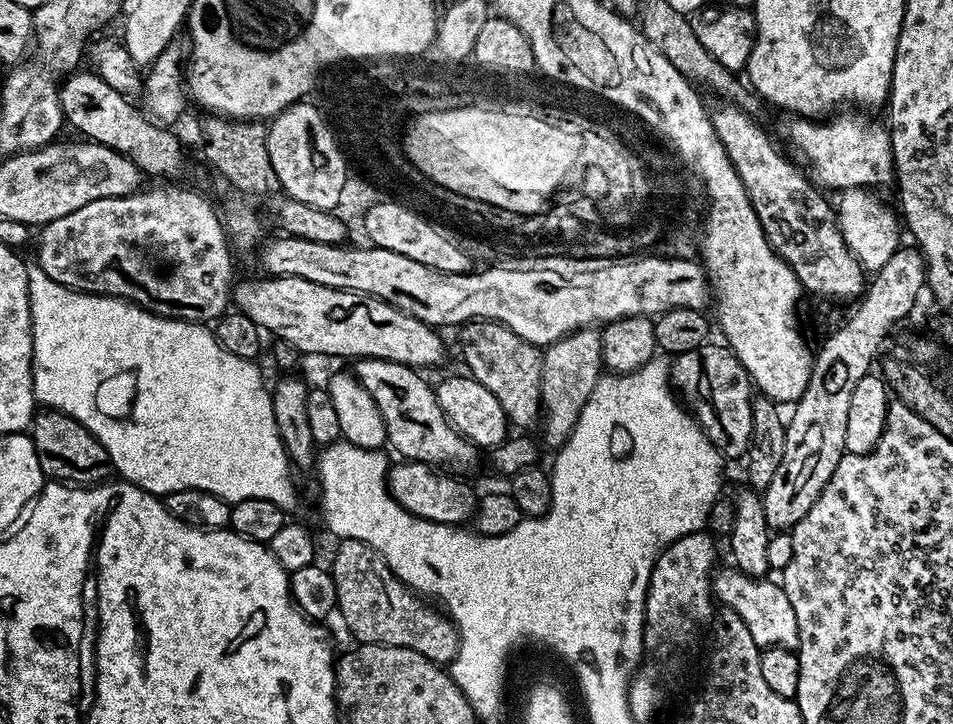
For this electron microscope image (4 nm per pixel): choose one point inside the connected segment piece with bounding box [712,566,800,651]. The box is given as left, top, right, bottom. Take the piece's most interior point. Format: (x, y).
(769, 616)

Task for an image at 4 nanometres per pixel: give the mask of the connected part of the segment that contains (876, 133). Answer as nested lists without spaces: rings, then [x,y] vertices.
[[[844,110],[831,118],[821,120],[789,119],[792,120],[788,124],[789,142],[800,151],[801,158],[808,163],[807,171],[811,179],[825,189],[862,187],[876,190],[880,188],[879,184],[891,185],[894,180],[894,165],[889,129],[885,125],[883,128],[880,124],[867,124],[862,117],[848,111],[852,110]]]

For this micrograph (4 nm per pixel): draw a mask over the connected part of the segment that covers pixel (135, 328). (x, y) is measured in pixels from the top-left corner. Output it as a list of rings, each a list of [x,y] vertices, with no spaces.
[[[37,266],[28,269],[28,293],[32,315],[32,389],[37,405],[48,410],[65,412],[70,418],[82,422],[82,426],[86,426],[86,430],[90,430],[90,434],[94,434],[94,438],[98,438],[98,442],[106,446],[106,454],[110,454],[113,466],[123,479],[161,498],[171,492],[180,492],[183,488],[197,488],[214,494],[225,502],[266,498],[266,502],[274,502],[285,510],[291,510],[295,506],[293,473],[290,471],[286,450],[282,446],[282,438],[278,434],[278,426],[274,422],[274,406],[269,385],[264,385],[264,376],[255,368],[257,365],[253,361],[238,358],[230,354],[230,350],[223,348],[217,342],[215,331],[211,327],[191,320],[170,320],[167,316],[155,316],[139,304],[130,300],[119,300],[117,296],[77,292],[54,282]]]

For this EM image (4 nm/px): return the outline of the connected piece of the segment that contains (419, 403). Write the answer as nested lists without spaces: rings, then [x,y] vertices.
[[[360,358],[355,361],[354,375],[378,406],[382,422],[386,426],[387,443],[405,461],[416,461],[429,466],[436,464],[457,464],[464,468],[472,464],[478,455],[476,445],[471,444],[446,418],[433,385],[423,380],[421,373],[406,364]]]

